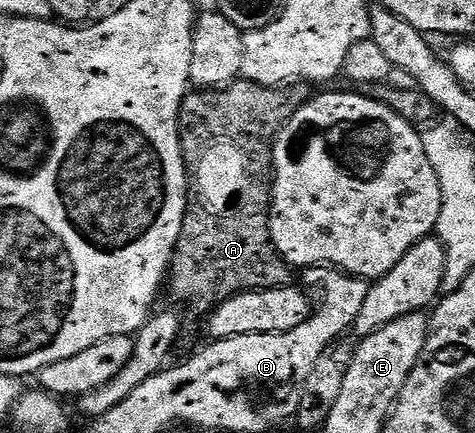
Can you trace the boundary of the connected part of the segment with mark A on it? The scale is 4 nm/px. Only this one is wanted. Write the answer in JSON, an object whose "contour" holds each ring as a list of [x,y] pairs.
{"contour":[[[238,80],[230,82],[224,88],[214,88],[211,90],[194,89],[185,95],[181,102],[181,120],[179,129],[181,132],[181,155],[185,158],[185,169],[189,175],[191,187],[191,197],[185,209],[185,219],[181,235],[177,241],[177,247],[173,250],[173,259],[169,262],[167,271],[167,290],[173,293],[173,298],[177,302],[186,302],[193,310],[198,310],[202,316],[208,315],[217,307],[220,302],[225,302],[237,294],[243,294],[246,290],[271,290],[274,286],[290,285],[291,267],[288,262],[284,262],[281,253],[275,248],[271,240],[269,231],[269,208],[271,205],[271,179],[273,176],[273,144],[277,133],[285,127],[285,121],[295,113],[300,106],[307,101],[306,87],[301,84],[292,88],[274,88],[272,86],[261,86],[258,82],[247,82]]]}

